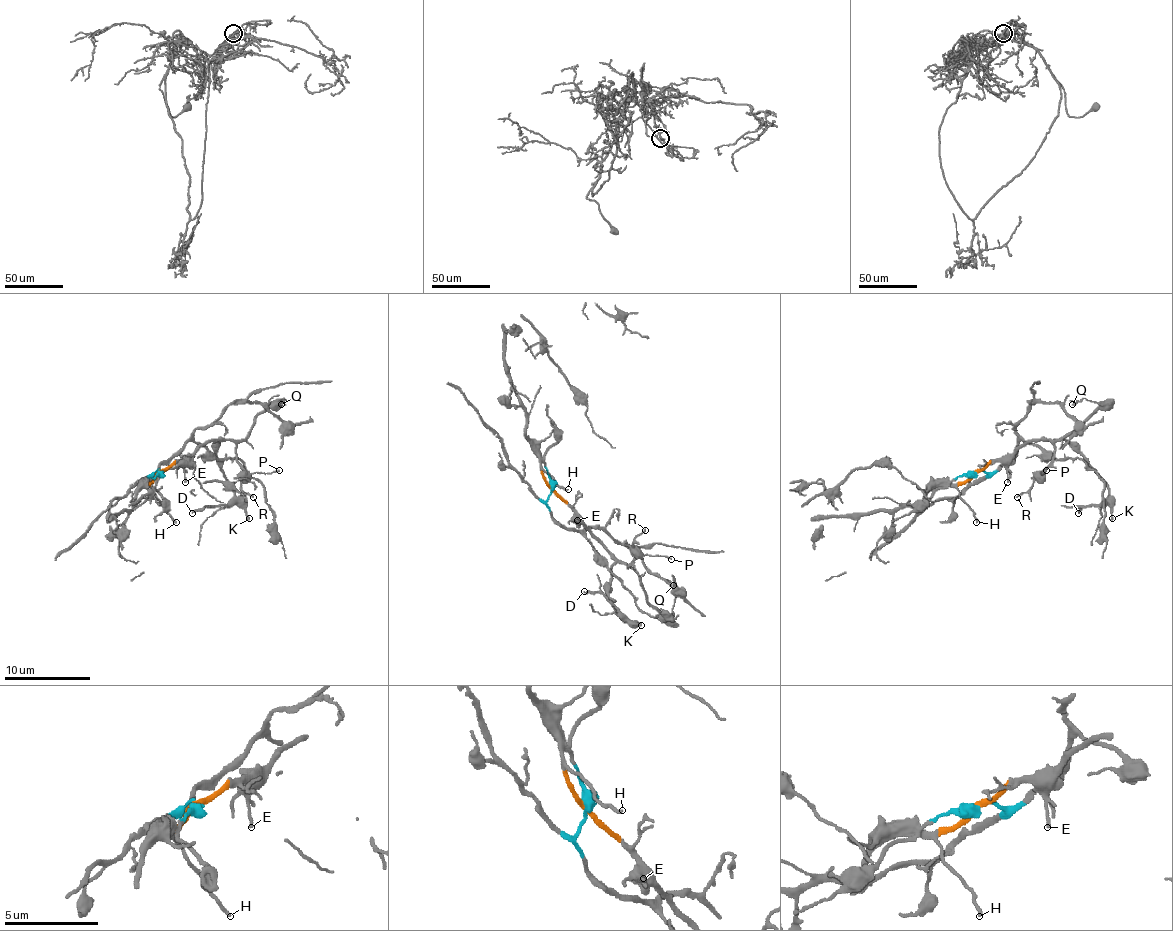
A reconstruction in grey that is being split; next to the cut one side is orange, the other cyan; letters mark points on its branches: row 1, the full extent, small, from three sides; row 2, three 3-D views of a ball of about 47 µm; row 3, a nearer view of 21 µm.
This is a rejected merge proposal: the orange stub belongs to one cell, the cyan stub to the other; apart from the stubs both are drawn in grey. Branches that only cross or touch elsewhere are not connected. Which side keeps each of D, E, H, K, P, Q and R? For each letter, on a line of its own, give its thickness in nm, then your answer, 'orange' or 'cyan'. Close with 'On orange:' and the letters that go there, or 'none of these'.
D: 200 nm | orange
E: 150 nm | orange
H: 160 nm | orange
K: 170 nm | orange
P: 140 nm | orange
Q: 240 nm | orange
R: 130 nm | orange
On orange: D, E, H, K, P, Q, R

